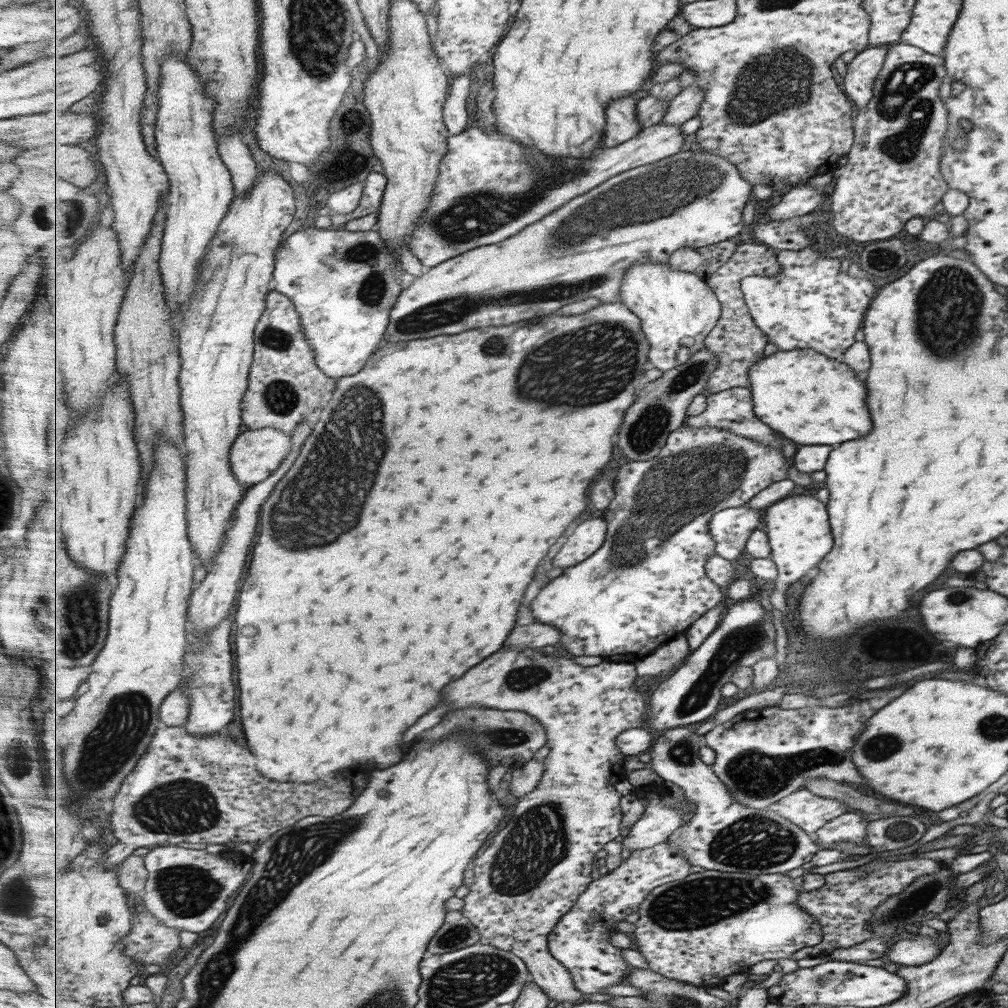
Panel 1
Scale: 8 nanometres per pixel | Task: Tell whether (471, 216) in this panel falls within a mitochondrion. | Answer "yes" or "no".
yes

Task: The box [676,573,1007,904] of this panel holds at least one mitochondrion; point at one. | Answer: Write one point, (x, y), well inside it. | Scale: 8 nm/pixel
(753, 774)

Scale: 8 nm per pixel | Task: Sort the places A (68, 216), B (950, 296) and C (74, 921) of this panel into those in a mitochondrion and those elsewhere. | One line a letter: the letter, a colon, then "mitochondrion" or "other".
A: mitochondrion
B: mitochondrion
C: other

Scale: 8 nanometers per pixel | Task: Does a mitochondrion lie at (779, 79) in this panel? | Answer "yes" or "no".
yes

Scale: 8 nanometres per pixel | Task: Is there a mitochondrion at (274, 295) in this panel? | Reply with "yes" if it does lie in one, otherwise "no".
no

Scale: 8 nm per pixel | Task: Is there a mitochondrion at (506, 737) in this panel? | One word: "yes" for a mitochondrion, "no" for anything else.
yes

